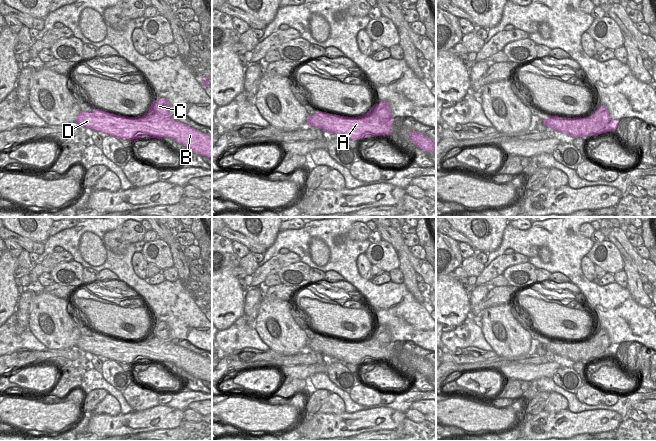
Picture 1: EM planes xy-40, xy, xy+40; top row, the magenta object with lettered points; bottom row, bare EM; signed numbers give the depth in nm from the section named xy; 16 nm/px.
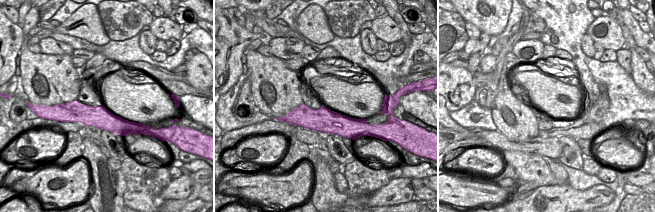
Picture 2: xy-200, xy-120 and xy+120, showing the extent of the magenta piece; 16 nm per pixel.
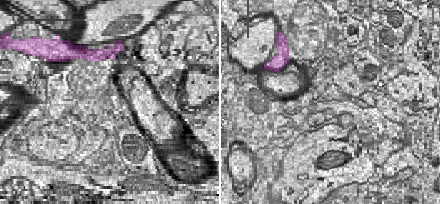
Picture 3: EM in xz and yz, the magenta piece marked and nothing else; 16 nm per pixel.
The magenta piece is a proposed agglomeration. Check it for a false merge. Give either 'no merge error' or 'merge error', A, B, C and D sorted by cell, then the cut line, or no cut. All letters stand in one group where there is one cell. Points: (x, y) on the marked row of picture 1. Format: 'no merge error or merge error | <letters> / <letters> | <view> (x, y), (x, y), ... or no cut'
merge error | A B D / C | xy+40 (596, 110), (603, 123), (610, 121)

